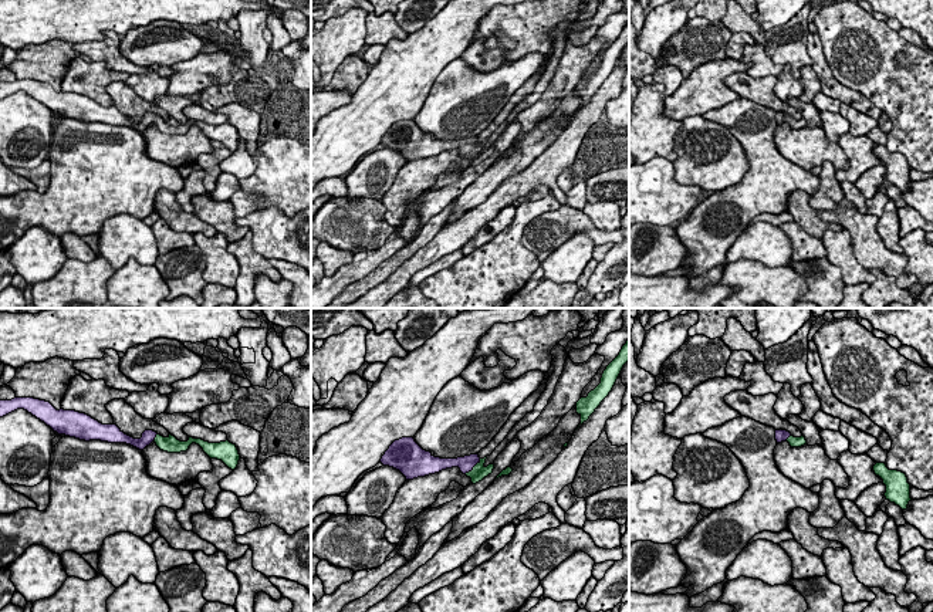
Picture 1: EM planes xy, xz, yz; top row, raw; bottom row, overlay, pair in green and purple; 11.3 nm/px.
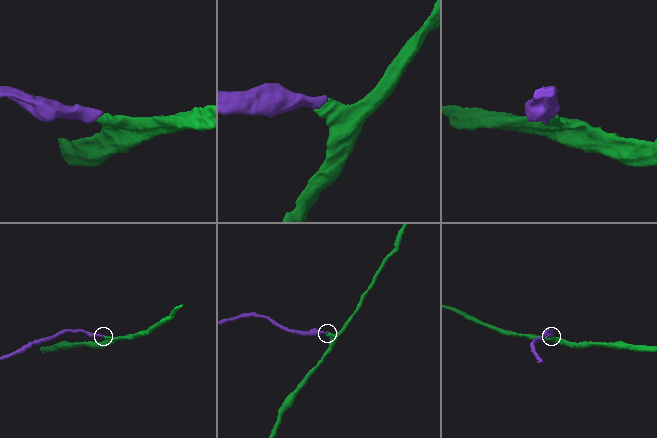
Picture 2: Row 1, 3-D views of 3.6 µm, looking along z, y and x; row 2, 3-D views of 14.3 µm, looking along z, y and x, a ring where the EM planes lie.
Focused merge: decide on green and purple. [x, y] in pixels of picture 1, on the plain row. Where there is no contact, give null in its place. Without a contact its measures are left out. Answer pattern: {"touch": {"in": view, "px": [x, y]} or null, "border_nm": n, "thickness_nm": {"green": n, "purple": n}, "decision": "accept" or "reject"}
{"touch": {"in": "xz", "px": [473, 149]}, "border_nm": 260, "thickness_nm": {"green": 170, "purple": 170}, "decision": "accept"}

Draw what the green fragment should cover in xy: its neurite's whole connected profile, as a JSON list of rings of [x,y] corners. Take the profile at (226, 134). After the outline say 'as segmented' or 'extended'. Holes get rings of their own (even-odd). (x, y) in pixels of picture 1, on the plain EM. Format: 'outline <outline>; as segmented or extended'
outline [[[14,80],[11,82],[0,82],[0,99],[24,91],[58,116],[65,116],[80,122],[101,122],[108,125],[126,125],[139,132],[143,132],[152,124],[168,135],[186,133],[192,125],[199,126],[210,141],[222,142],[229,151],[234,152],[239,146],[240,136],[236,126],[229,122],[220,125],[209,125],[202,121],[189,119],[187,124],[180,124],[169,116],[163,119],[153,112],[145,112],[141,121],[133,121],[125,116],[116,106],[102,106],[85,95],[75,92],[57,92],[50,84],[34,80]]]; extended

